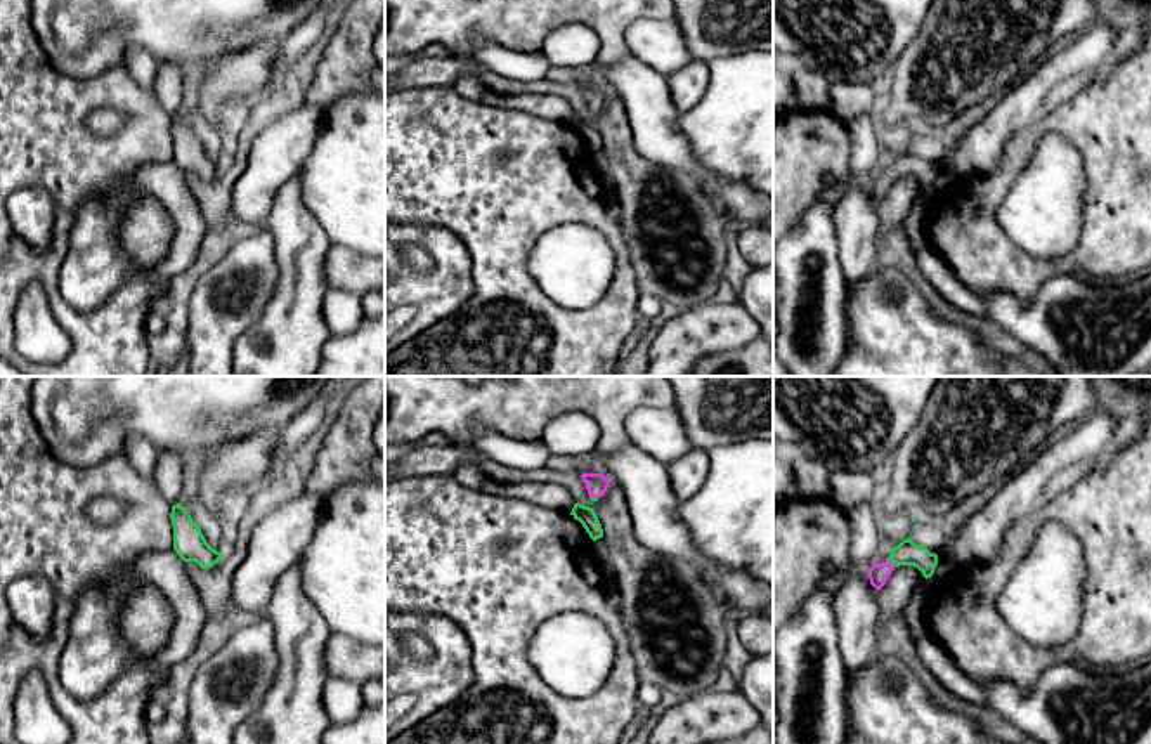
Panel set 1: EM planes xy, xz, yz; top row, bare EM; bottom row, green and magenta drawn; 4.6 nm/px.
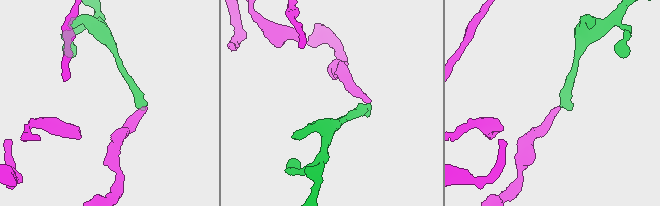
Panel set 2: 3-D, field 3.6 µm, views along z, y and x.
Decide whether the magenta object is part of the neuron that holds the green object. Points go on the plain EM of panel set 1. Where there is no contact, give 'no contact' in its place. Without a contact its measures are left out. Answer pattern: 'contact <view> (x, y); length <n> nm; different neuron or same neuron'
contact yz (891, 174); length 50 nm; same neuron

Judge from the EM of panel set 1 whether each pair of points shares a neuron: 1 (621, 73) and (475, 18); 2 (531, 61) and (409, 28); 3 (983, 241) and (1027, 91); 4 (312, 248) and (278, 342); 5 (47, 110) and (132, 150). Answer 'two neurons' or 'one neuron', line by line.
1: two neurons
2: two neurons
3: two neurons
4: one neuron
5: one neuron

